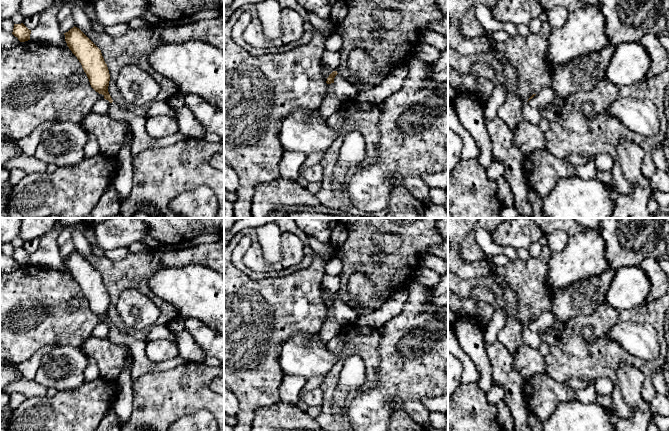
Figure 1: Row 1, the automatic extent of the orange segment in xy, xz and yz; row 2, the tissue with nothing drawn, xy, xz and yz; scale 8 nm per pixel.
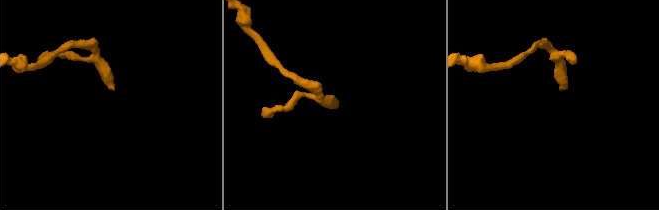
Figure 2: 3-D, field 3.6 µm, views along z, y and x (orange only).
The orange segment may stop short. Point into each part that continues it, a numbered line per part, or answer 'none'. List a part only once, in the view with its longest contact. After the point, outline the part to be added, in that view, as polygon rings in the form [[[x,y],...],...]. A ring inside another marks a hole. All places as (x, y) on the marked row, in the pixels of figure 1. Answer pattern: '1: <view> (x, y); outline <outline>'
1: xy (141, 141); outline [[[115,102],[110,103],[107,115],[111,119],[125,122],[131,127],[133,134],[131,152],[133,156],[137,156],[147,149],[169,146],[188,138],[188,136],[183,135],[179,131],[164,138],[152,138],[146,131],[147,119],[145,117],[135,115],[132,111],[120,108]]]

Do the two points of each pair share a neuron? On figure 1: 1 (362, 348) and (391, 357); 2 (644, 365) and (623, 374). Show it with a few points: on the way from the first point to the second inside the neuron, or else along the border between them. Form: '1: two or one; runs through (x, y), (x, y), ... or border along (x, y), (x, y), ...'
1: two; border along (381, 334), (379, 342), (379, 369), (376, 376)
2: two; border along (637, 368), (644, 377), (642, 391)

